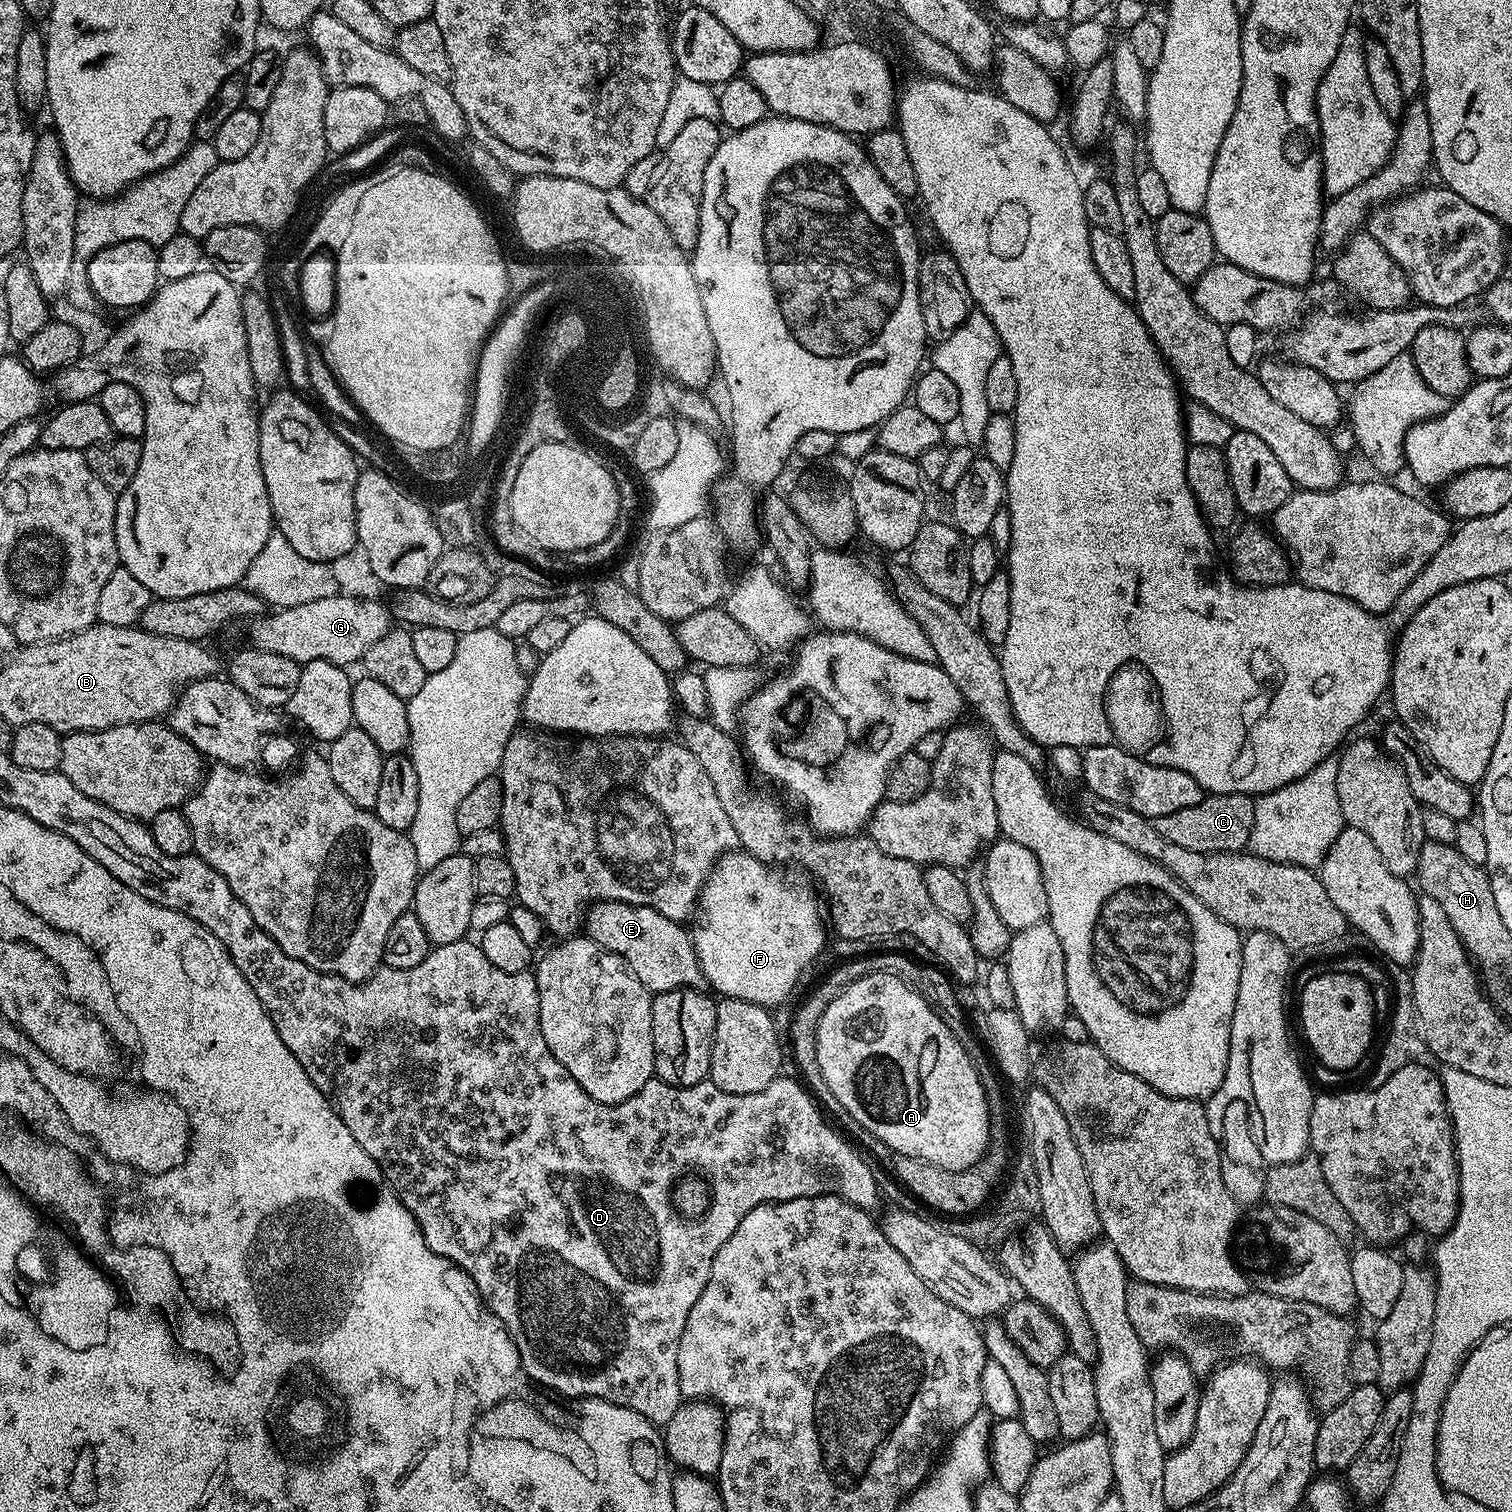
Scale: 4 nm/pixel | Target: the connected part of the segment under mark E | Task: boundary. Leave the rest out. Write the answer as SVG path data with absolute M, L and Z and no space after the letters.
M598 900L591 905L582 928L588 939L621 956L638 982L653 994L679 988L699 989L704 984L689 929L681 921L666 918L666 914L658 914L658 910L650 906Z

